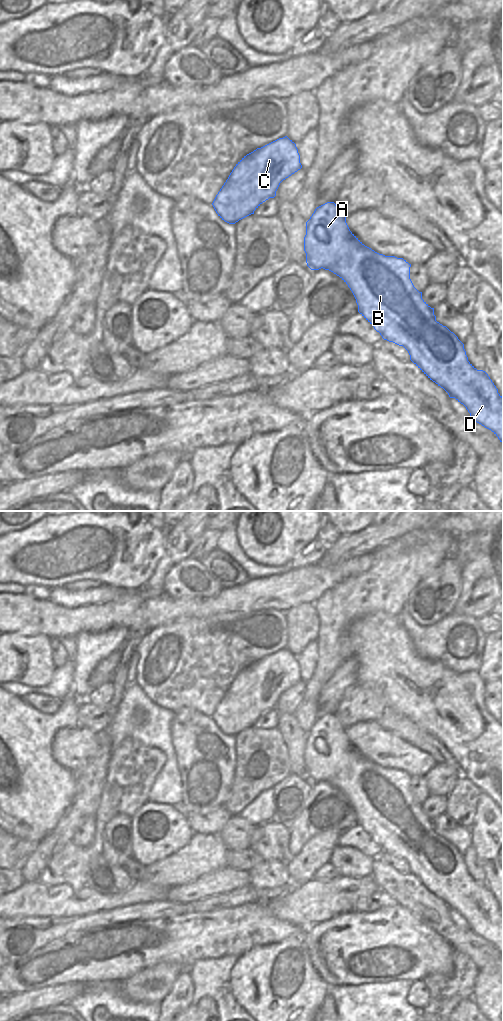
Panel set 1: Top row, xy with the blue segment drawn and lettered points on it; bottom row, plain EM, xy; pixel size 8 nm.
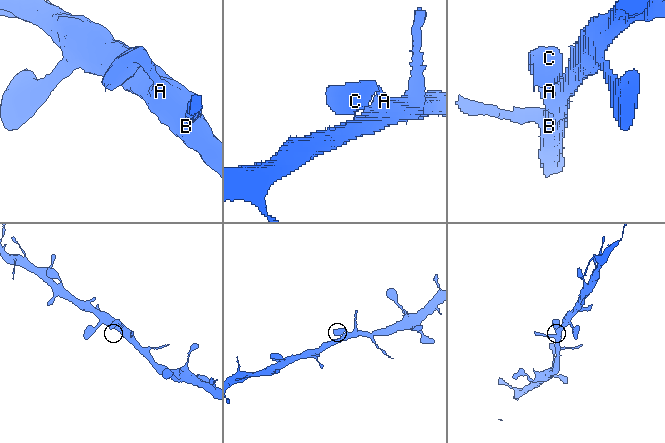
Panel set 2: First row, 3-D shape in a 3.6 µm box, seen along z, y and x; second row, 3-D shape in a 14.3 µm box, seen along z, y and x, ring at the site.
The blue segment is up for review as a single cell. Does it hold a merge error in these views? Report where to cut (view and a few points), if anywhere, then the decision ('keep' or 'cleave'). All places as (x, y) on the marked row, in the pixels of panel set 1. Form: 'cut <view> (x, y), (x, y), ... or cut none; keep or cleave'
cut none; keep

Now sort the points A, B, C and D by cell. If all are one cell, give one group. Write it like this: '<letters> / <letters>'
A B C D

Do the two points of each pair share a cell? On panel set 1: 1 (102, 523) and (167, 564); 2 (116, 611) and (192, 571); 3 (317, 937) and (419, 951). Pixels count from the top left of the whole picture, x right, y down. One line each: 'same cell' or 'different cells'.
1: different cells
2: different cells
3: same cell

